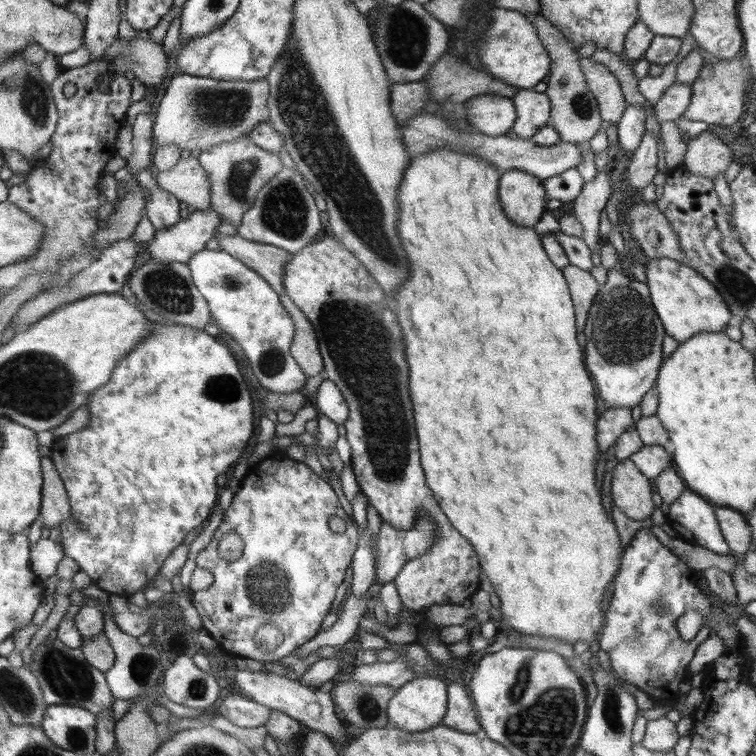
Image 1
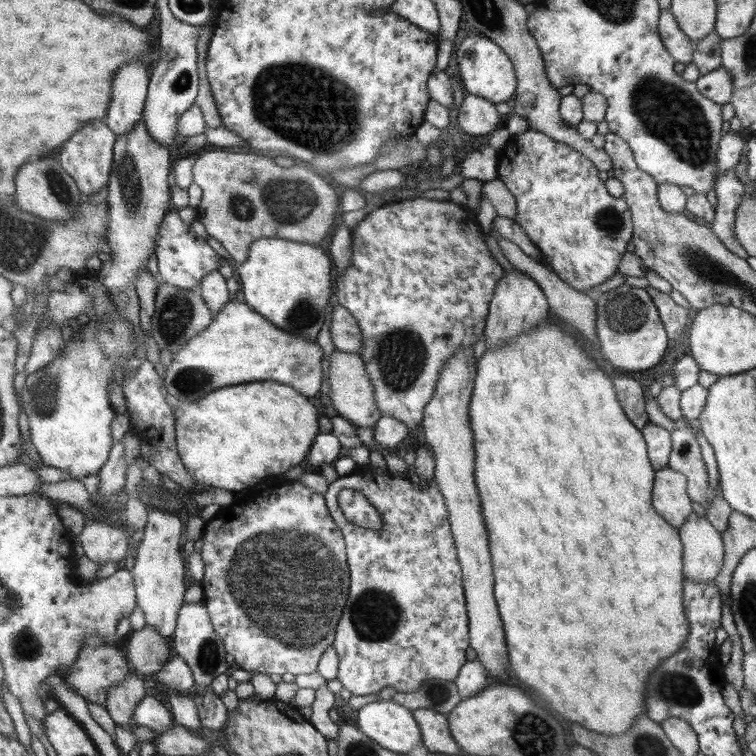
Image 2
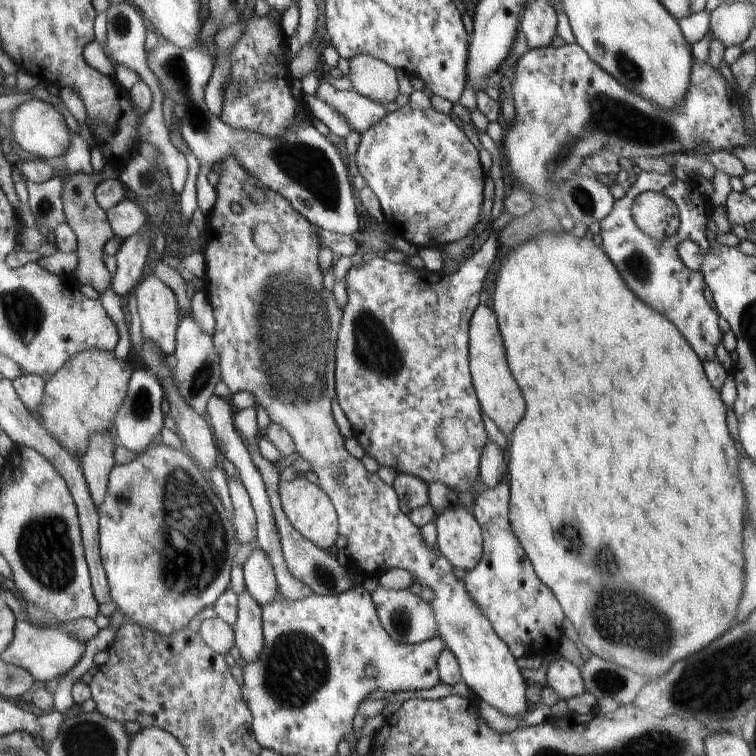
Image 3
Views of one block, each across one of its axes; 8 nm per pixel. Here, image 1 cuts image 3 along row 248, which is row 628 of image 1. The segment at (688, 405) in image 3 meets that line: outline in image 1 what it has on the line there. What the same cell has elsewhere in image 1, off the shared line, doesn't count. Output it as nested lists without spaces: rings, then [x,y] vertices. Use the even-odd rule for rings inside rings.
[[[435,148],[424,154],[412,155],[399,184],[398,200],[402,216],[398,222],[398,236],[402,240],[410,264],[414,266],[414,282],[410,266],[410,278],[398,290],[396,314],[406,342],[406,362],[410,366],[408,388],[414,406],[421,466],[426,485],[441,506],[443,514],[476,551],[479,565],[486,572],[494,592],[500,599],[499,610],[503,614],[503,622],[509,628],[515,628],[517,632],[530,636],[557,638],[573,645],[579,640],[590,643],[603,627],[605,614],[600,606],[608,591],[608,585],[614,581],[619,571],[623,555],[615,522],[608,518],[596,490],[596,467],[600,456],[596,438],[597,389],[584,366],[582,348],[576,342],[578,332],[575,308],[565,276],[552,264],[534,227],[518,226],[507,217],[499,201],[500,177],[501,172],[493,164],[471,152]]]

